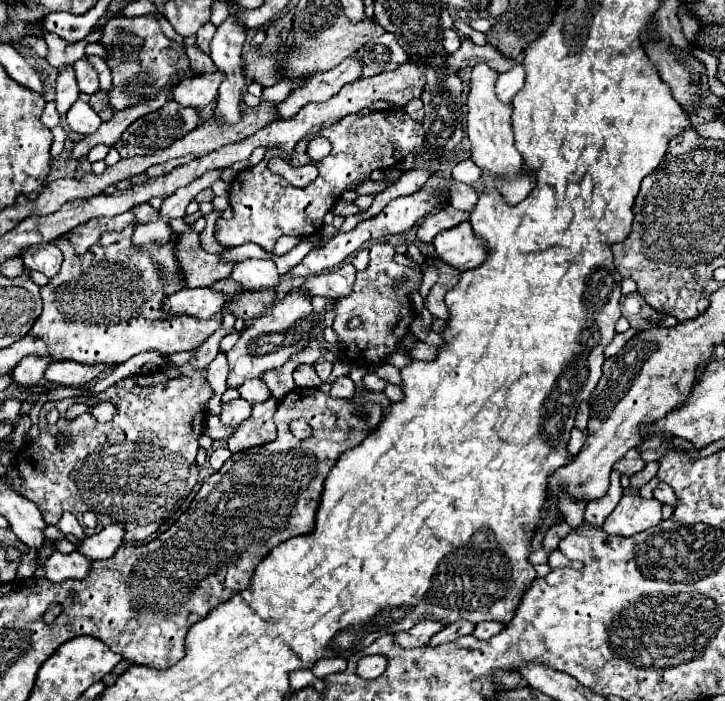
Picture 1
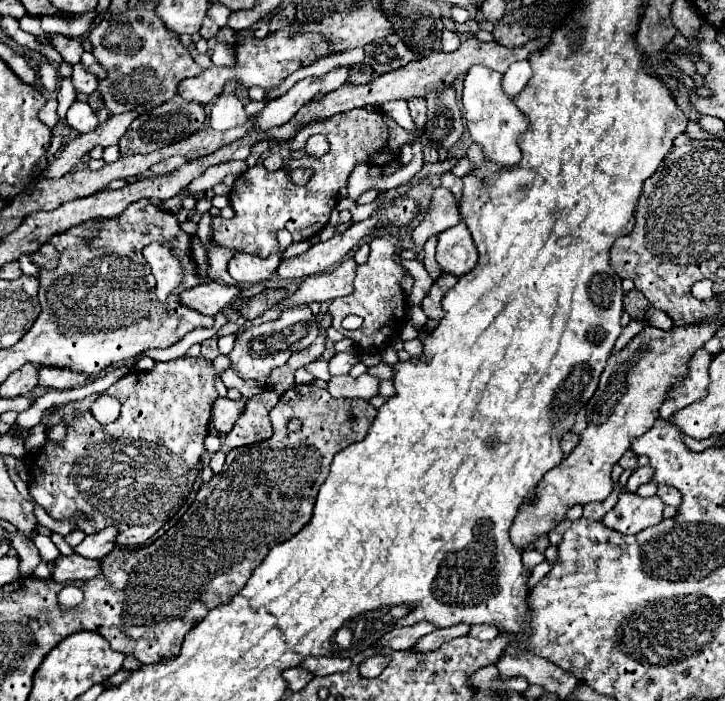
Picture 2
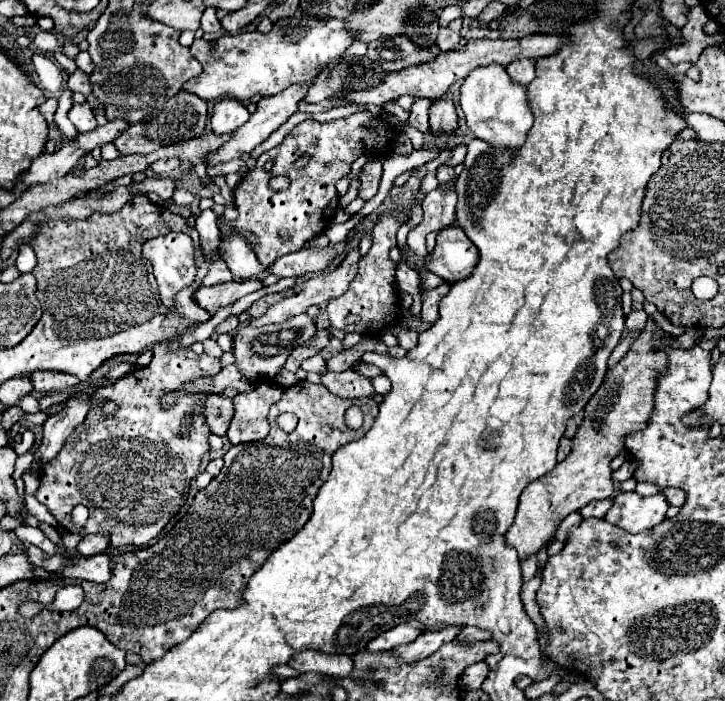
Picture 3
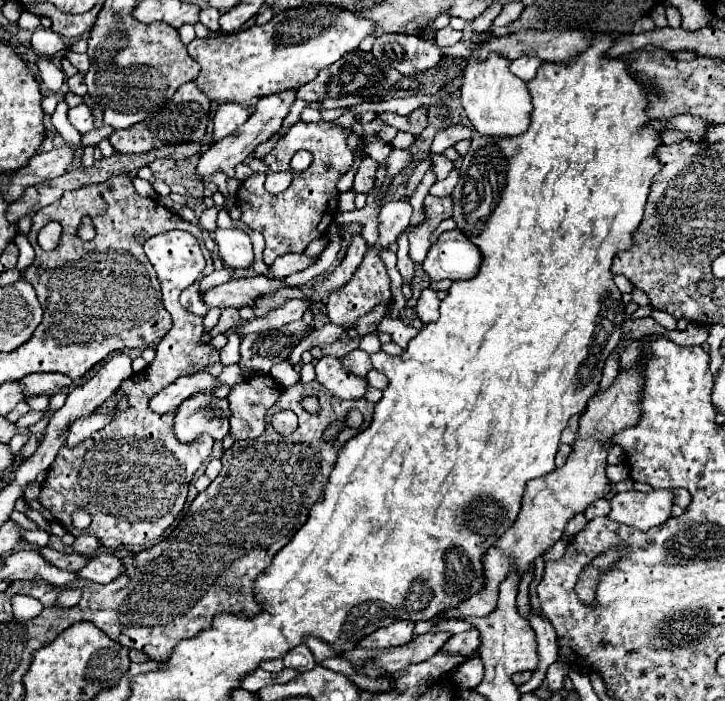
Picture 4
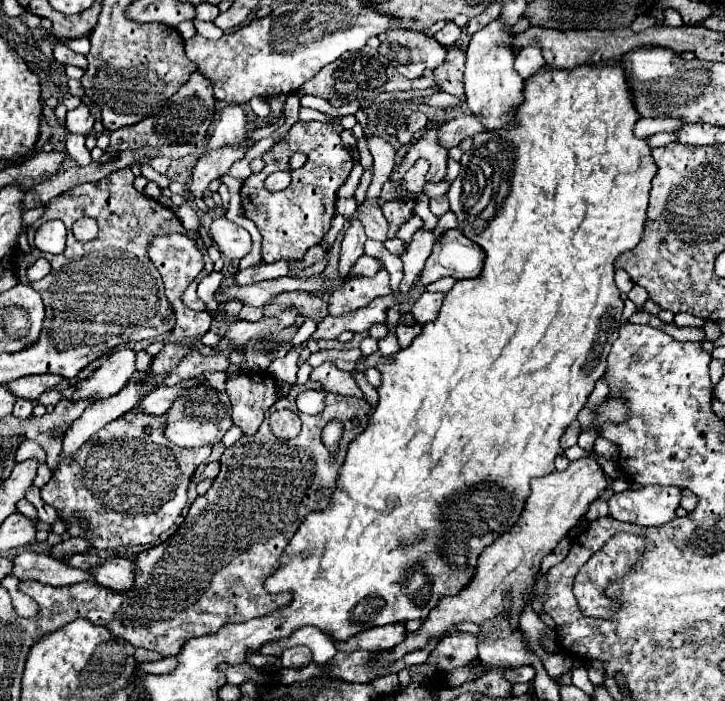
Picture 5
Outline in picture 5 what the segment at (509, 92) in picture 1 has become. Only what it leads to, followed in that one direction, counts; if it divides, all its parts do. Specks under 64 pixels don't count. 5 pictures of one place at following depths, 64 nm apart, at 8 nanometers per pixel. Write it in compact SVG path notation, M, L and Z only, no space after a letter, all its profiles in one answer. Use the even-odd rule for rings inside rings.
M530 44L528 48L522 48L522 50L516 54L514 68L516 68L516 72L518 72L524 80L528 80L530 76L534 76L542 66L544 66L544 60L542 60L542 56L540 56L538 44Z

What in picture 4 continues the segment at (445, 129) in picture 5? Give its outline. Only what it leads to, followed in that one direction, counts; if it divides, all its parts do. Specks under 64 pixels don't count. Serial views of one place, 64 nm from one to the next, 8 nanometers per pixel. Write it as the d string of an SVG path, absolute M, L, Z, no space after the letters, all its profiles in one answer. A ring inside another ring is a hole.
M454 124L454 126L450 126L450 128L446 128L446 130L442 130L442 132L436 134L430 152L432 154L442 154L446 148L454 146L456 142L460 142L464 138L472 138L472 134L474 134L472 128L462 126L462 124Z

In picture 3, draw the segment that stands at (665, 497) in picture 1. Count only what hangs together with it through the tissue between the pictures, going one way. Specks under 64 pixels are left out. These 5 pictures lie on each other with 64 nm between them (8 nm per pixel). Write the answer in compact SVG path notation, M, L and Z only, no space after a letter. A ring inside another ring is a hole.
M666 487L662 490L662 494L666 496L666 500L672 504L672 506L682 506L686 502L686 494L684 491L674 487Z

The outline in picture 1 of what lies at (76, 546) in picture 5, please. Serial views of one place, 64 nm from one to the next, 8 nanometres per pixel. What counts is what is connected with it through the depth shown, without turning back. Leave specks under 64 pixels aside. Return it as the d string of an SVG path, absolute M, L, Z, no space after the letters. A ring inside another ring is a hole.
M108 524L102 528L100 534L88 536L82 546L80 554L84 554L88 560L102 560L114 556L114 552L122 546L124 538L124 526L120 524Z

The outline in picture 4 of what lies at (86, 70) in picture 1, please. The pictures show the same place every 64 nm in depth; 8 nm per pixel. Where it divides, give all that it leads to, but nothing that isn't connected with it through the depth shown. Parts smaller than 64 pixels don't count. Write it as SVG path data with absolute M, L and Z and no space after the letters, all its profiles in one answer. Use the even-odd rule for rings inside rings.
M82 74L70 76L70 78L66 80L66 84L68 84L70 92L74 92L74 94L78 94L78 96L84 96L84 94L86 94L86 84L84 84L84 76L82 76Z

